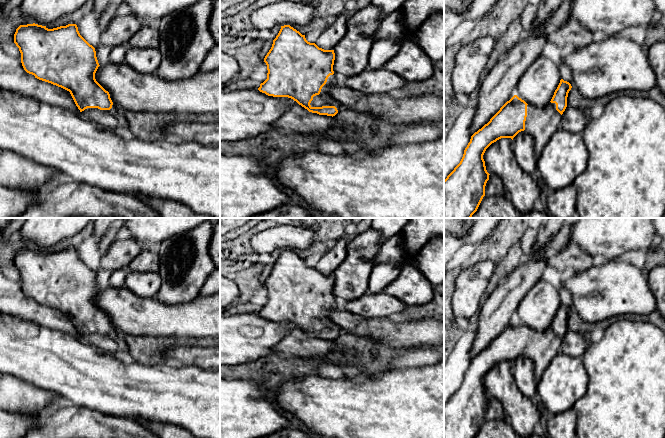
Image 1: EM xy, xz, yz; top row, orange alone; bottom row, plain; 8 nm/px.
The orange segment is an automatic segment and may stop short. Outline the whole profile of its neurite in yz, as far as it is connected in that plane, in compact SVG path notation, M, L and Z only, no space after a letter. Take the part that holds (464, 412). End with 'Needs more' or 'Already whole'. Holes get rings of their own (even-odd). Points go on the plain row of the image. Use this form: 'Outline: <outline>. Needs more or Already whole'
Outline: M561 303L550 327L544 332L527 328L514 319L487 348L475 356L464 374L460 387L444 404L444 438L474 438L477 435L485 420L485 410L490 399L486 394L483 379L486 373L497 364L501 362L513 364L519 356L526 354L534 362L534 381L538 384L551 360L560 352L562 338L567 331L567 321L571 312L569 306Z. Needs more

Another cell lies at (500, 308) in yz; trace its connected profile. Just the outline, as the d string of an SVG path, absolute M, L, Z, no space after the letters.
M545 256L519 264L508 275L507 280L498 285L483 305L471 350L471 360L487 348L490 343L509 325L516 315L519 303L532 286L542 278L547 267Z

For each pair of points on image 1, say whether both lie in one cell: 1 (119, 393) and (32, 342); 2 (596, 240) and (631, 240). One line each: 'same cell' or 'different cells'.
1: same cell
2: same cell

